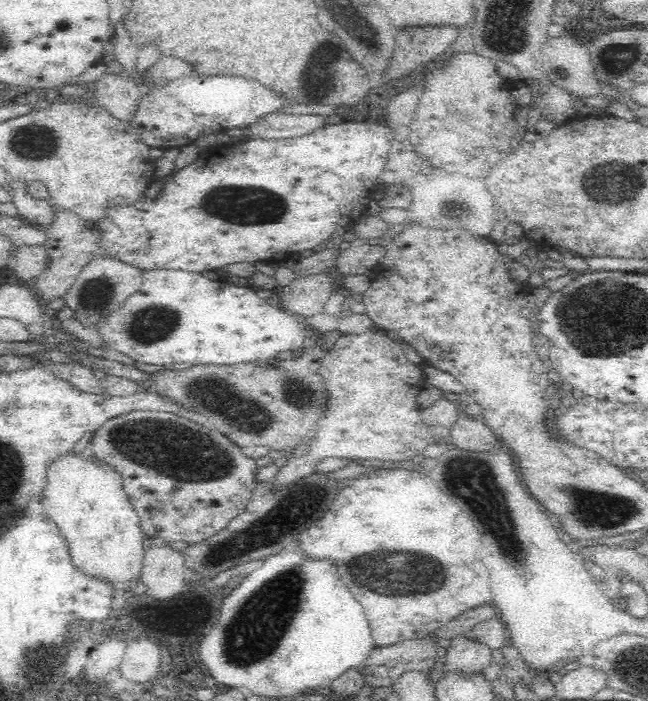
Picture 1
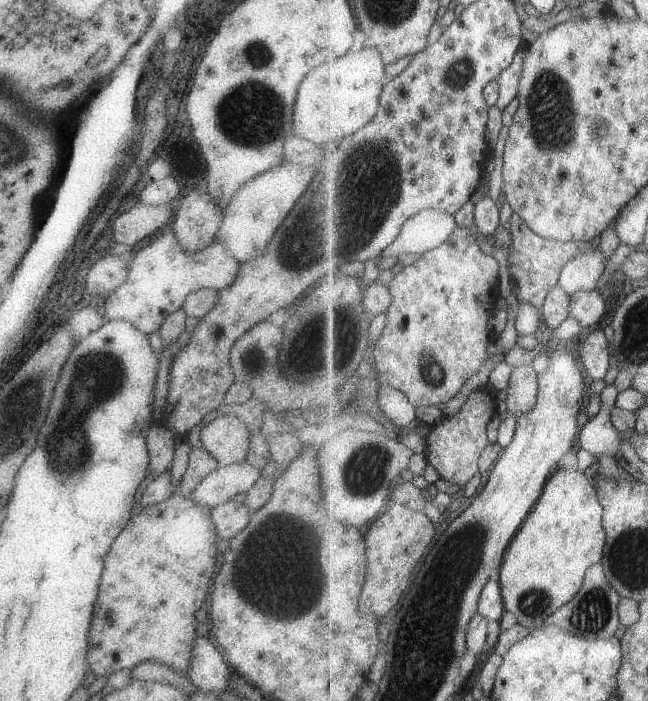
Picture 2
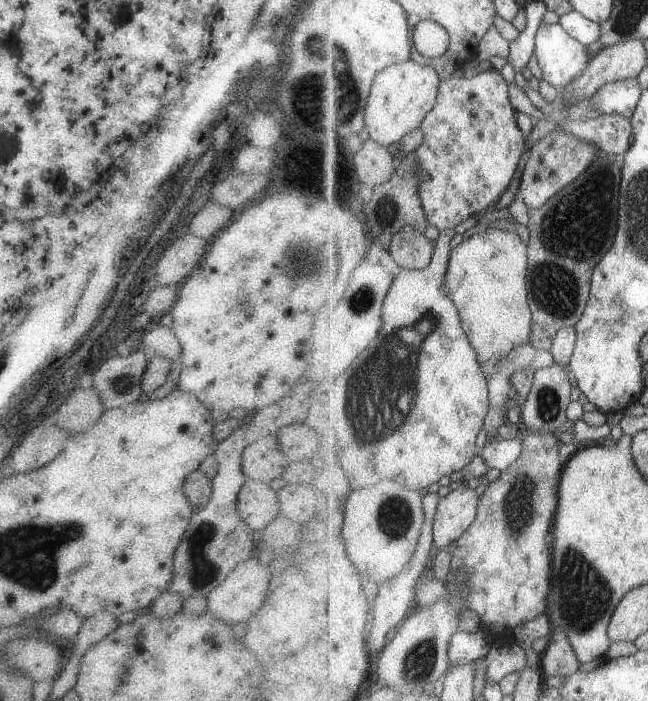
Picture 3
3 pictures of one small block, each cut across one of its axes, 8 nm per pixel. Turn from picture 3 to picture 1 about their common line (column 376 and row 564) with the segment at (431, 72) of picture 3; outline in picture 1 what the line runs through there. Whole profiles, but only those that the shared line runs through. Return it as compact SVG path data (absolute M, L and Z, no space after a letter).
M70 452L60 454L48 466L48 486L44 496L46 512L60 526L62 534L74 552L74 560L90 572L110 576L116 586L130 586L132 579L141 579L144 540L141 519L126 495L122 475L106 459L100 459L91 452Z

